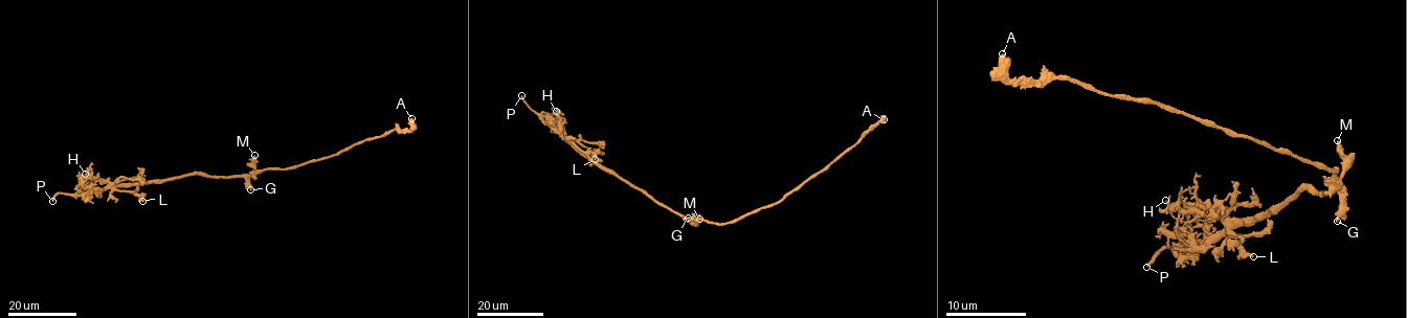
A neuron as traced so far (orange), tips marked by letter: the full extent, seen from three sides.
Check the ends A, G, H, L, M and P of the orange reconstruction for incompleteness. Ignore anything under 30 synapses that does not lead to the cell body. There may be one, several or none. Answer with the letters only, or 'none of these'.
P

